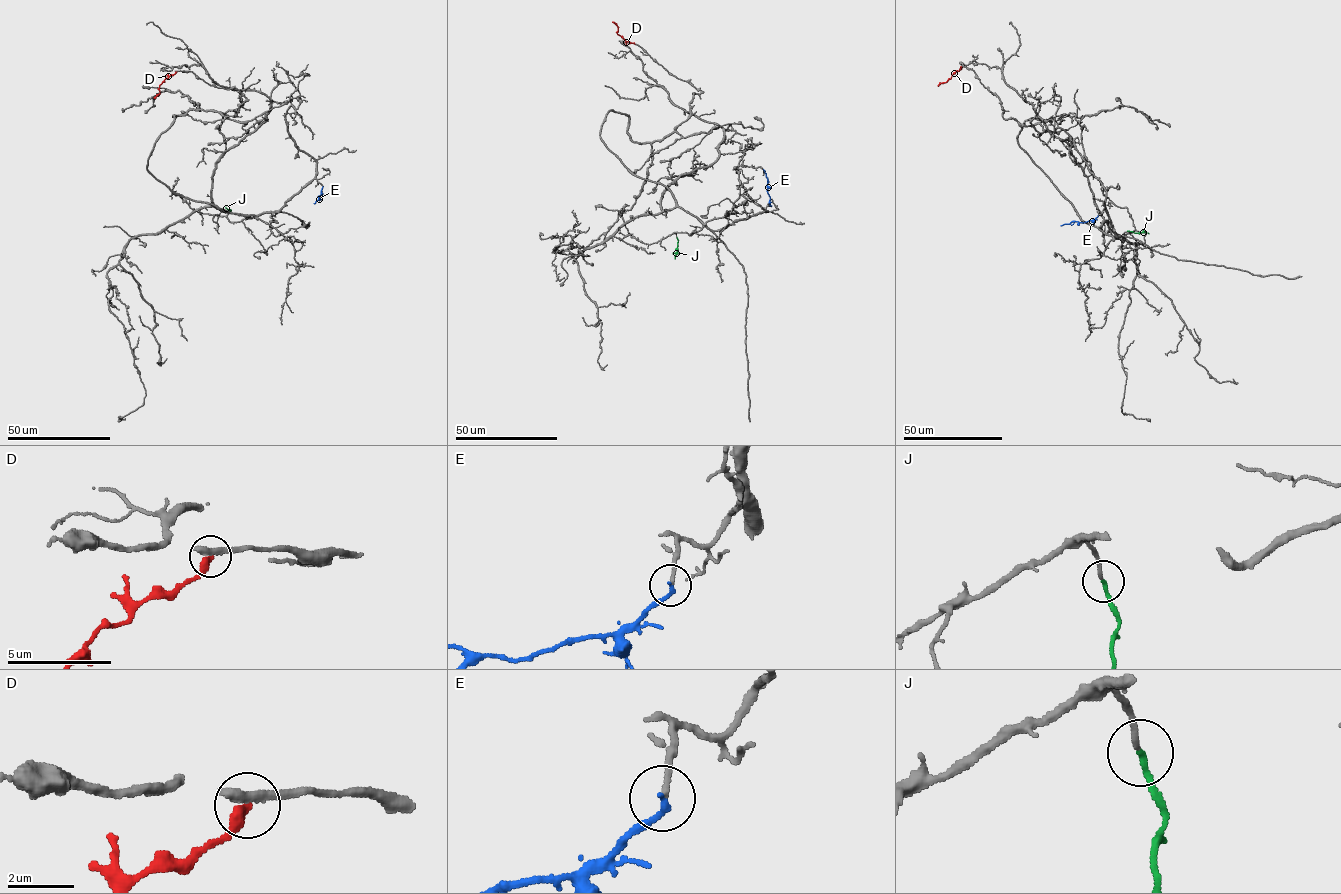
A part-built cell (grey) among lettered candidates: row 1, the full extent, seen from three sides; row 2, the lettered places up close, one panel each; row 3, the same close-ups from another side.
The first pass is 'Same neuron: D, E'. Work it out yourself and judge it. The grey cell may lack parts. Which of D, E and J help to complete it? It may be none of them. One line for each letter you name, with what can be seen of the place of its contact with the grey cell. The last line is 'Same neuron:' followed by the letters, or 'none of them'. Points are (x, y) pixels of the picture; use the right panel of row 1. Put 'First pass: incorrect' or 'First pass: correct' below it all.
E: (1098, 215)
J: (1127, 231)
Same neuron: E, J
First pass: incorrect

